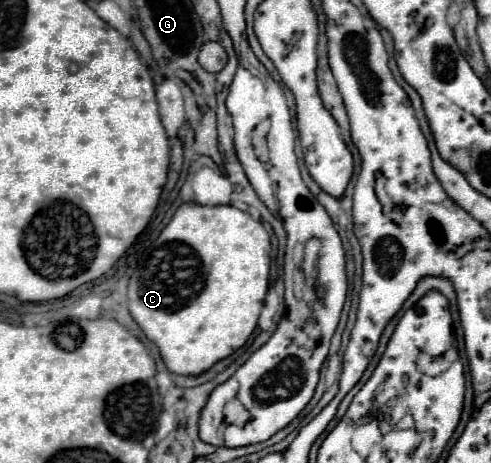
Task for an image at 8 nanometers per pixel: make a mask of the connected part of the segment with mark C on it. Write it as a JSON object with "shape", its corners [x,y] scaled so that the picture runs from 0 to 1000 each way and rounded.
{"shape":[[[381,436],[360,449],[348,479],[316,518],[303,566],[271,587],[259,631],[271,691],[287,704],[295,726],[324,747],[344,803],[377,812],[409,808],[507,734],[548,618],[548,544],[552,523],[536,484],[479,445],[409,445]]]}

